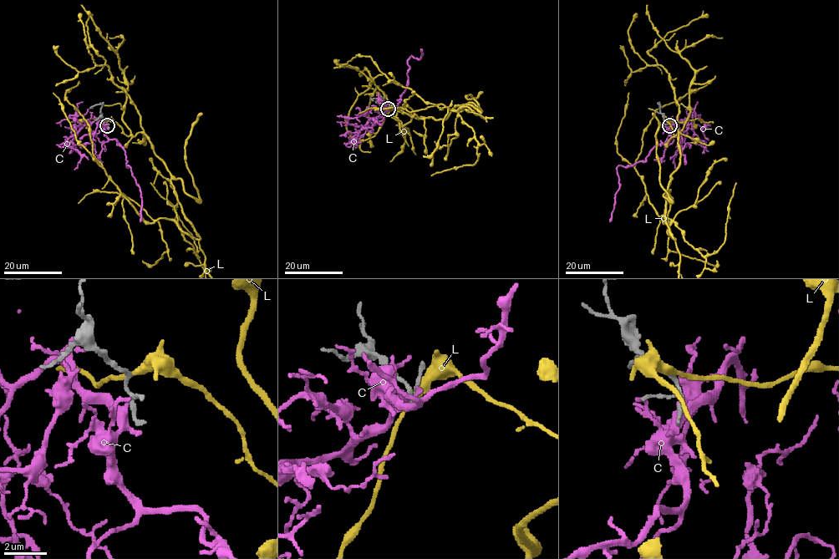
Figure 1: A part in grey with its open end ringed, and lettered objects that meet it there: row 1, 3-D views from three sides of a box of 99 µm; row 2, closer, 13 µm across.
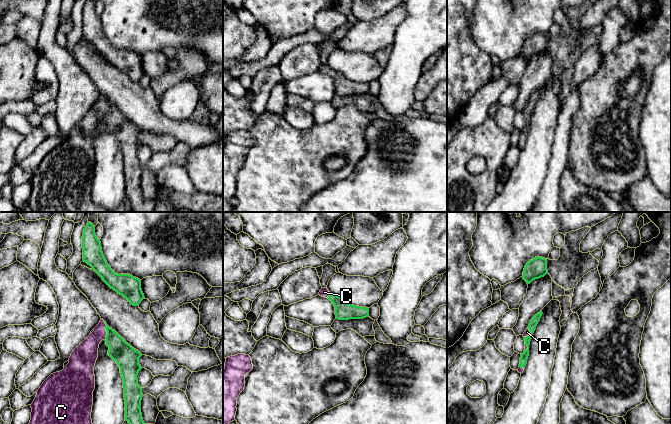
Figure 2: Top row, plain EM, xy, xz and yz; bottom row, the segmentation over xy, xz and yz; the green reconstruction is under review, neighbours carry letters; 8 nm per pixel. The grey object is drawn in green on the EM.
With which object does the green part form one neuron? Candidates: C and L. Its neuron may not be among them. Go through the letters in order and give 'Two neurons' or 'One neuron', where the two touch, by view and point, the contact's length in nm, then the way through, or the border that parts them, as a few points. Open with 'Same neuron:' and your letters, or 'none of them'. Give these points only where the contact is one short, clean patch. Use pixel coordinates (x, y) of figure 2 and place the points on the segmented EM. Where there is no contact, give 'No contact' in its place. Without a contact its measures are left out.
Same neuron: C
C: One neuron. Touches green at xy (106, 330). Shared border 150 nm. Path across: xy (124, 354), (106, 330), (89, 346), (86, 354)
L: Two neurons. No contact

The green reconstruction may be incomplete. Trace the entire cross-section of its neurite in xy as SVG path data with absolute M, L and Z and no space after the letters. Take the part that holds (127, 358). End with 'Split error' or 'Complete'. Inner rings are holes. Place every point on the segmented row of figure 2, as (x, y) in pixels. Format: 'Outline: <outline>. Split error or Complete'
Outline: M103 319L73 350L64 369L51 374L40 386L31 404L29 424L92 424L94 366L102 340L105 340L109 347L108 355L120 367L124 388L125 420L129 424L145 424L140 408L142 388L137 379L142 369L139 364L142 354L110 328Z. Split error

